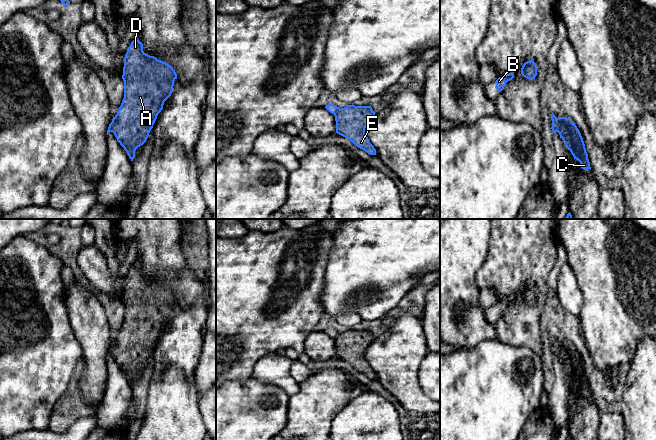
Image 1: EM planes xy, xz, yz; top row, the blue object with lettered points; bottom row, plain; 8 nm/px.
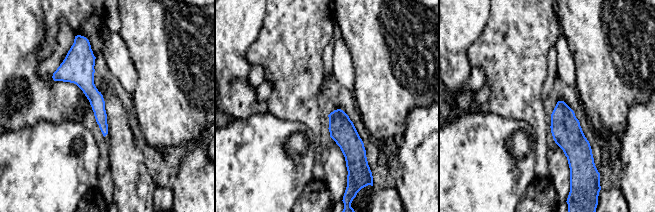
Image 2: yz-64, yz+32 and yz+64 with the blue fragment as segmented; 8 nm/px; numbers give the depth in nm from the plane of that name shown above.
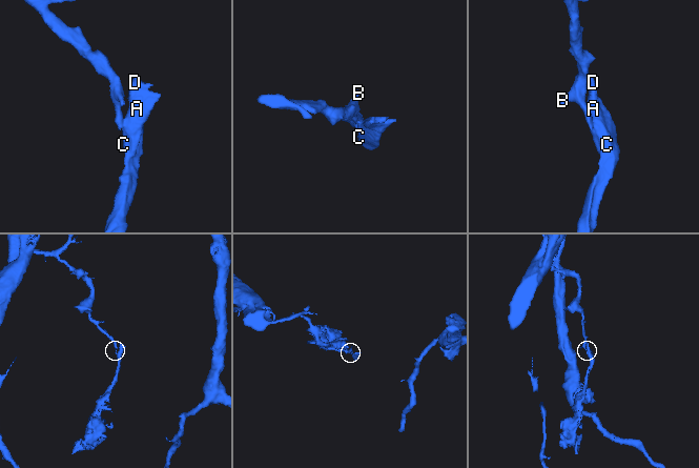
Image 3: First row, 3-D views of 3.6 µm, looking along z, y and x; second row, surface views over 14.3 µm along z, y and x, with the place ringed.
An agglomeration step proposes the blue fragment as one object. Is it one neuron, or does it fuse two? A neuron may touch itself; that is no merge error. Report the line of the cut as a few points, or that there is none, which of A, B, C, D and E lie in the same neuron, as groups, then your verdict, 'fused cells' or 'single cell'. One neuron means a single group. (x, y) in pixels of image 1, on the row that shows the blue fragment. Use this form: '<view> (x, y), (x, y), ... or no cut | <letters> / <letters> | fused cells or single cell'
yz (556, 118), (557, 131) | A C D E / B | fused cells

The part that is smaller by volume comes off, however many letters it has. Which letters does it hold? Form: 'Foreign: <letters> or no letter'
Foreign: A, C, D, E

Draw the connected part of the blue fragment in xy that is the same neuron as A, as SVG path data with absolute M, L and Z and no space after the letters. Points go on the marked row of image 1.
M134 39L124 57L122 79L124 98L112 119L112 132L133 161L136 149L146 142L158 114L163 109L164 102L174 91L177 74L171 65L146 54L142 42Z

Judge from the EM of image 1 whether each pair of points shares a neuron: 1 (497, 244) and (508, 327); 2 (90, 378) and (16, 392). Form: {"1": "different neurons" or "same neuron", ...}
{"1": "same neuron", "2": "different neurons"}

